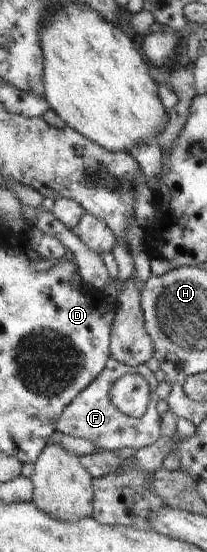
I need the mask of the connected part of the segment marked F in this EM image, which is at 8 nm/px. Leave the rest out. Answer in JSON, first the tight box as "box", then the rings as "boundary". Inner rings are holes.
{"box":[57,358,162,451],"boundary":[[[111,358],[107,363],[107,369],[103,371],[95,382],[92,382],[80,395],[74,399],[70,406],[63,411],[62,417],[58,422],[57,429],[66,436],[82,437],[90,440],[100,450],[118,451],[124,447],[132,447],[135,450],[150,447],[158,441],[162,435],[162,417],[156,409],[160,399],[159,382],[154,375],[154,371],[148,365],[142,364],[136,367],[127,366],[116,359]],[[128,374],[138,374],[146,378],[151,385],[151,403],[147,413],[141,418],[135,418],[122,413],[112,401],[111,393],[114,384]]]}

